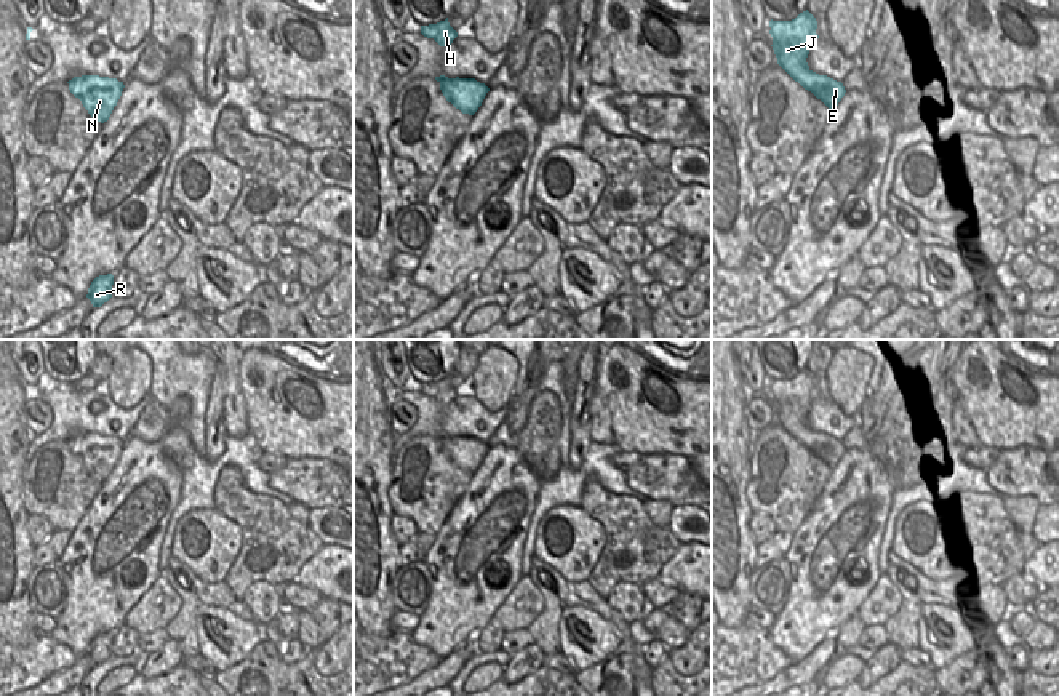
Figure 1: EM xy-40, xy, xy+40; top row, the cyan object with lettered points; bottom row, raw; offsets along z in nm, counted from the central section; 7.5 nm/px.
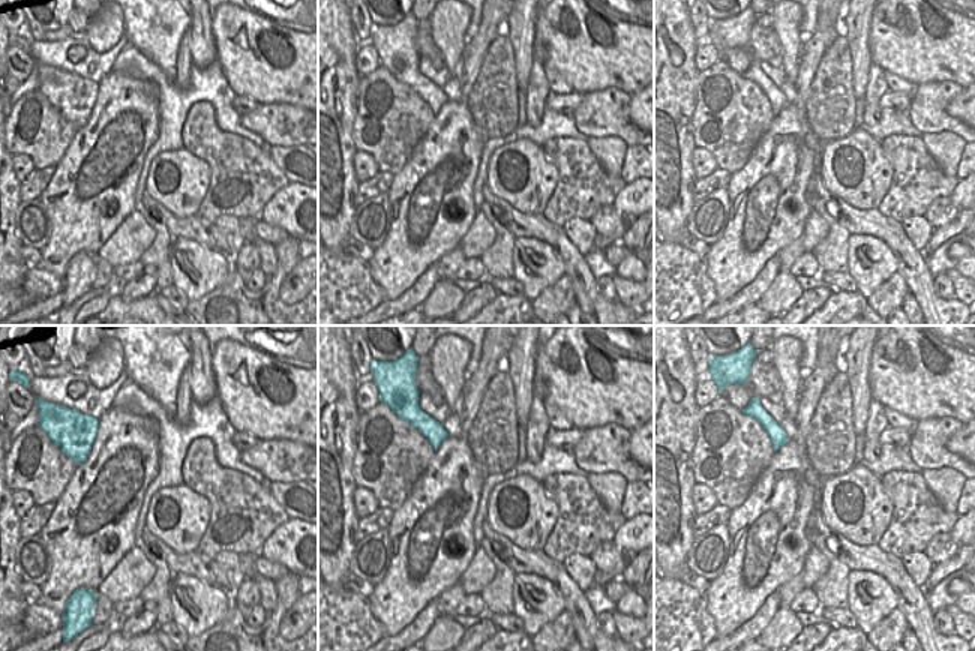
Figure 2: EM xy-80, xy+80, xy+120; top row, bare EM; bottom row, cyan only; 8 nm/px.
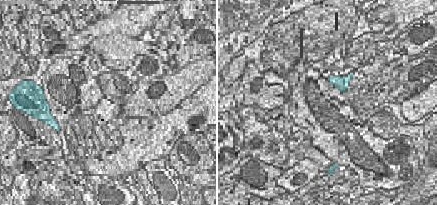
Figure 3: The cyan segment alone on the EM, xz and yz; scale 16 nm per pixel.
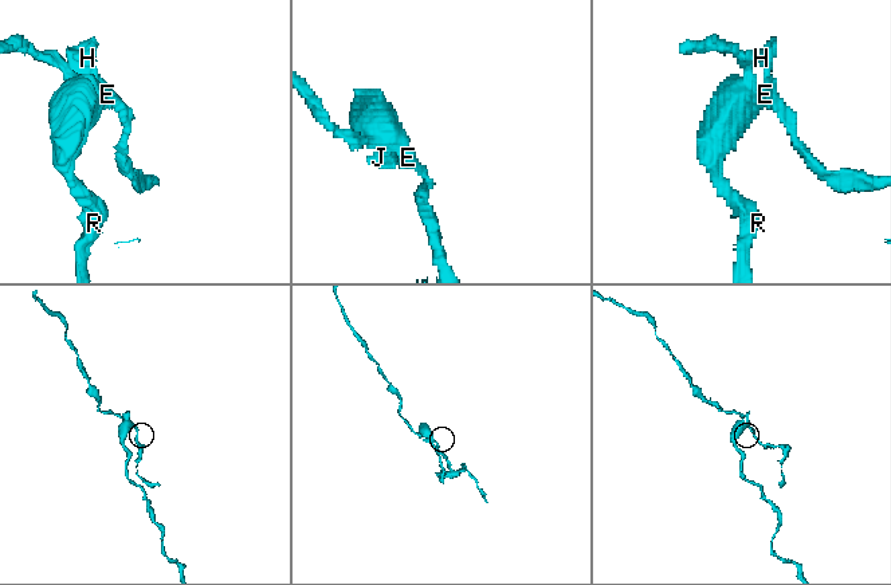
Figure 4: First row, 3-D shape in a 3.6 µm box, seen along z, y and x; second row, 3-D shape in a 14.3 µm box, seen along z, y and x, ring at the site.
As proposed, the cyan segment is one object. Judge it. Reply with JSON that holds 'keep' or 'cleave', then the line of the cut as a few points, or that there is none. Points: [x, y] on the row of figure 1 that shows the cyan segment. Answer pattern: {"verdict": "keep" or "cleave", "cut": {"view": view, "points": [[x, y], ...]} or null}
{"verdict": "cleave", "cut": {"view": "xy", "points": [[479, 82], [469, 114]]}}

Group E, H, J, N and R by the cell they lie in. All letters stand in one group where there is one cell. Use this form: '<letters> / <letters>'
E H J / N R

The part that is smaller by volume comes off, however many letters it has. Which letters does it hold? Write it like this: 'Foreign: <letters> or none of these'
Foreign: E, H, J.

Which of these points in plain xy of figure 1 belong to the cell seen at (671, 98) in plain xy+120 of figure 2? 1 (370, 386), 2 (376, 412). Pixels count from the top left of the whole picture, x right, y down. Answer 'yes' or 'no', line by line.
1: yes
2: yes

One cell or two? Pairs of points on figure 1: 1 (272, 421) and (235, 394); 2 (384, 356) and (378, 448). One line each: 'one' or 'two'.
1: two
2: two

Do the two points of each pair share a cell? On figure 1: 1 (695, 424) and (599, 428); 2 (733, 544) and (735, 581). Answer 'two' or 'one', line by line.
1: two
2: one

